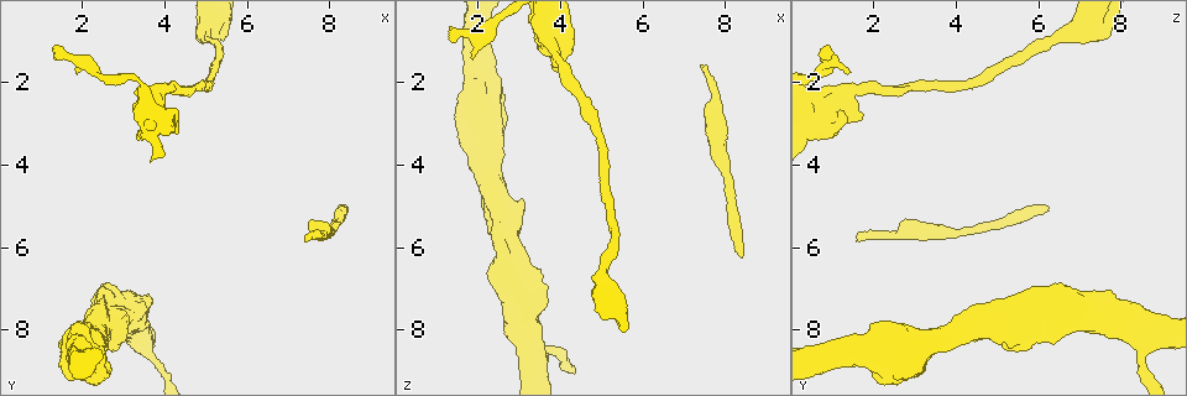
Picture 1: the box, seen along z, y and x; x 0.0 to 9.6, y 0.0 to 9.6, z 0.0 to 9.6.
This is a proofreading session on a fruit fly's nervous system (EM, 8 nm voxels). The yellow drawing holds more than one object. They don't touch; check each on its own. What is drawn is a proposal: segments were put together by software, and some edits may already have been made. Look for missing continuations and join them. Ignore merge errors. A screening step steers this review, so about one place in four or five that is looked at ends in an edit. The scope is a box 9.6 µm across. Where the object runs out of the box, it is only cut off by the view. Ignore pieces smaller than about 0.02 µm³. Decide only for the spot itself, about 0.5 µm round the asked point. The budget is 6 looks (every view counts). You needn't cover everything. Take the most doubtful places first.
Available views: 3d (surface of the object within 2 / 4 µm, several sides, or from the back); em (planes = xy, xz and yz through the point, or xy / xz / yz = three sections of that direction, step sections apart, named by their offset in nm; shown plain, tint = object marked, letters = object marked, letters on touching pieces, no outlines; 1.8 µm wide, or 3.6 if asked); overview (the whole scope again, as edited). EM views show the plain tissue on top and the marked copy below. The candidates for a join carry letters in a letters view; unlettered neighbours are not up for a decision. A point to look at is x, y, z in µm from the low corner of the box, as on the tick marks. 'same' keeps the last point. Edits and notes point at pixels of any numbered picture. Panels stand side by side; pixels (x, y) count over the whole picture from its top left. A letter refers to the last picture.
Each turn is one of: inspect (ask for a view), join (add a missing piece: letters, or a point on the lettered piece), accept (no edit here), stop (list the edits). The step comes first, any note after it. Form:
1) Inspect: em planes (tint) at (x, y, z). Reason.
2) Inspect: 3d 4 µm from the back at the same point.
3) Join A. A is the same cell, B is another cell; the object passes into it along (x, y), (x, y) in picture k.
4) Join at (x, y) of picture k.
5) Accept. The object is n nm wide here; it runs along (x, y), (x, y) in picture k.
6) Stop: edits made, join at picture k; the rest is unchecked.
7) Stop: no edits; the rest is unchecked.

Inspect: 3d 2 µm at (7.45, 5.85, 1.65). Free end.

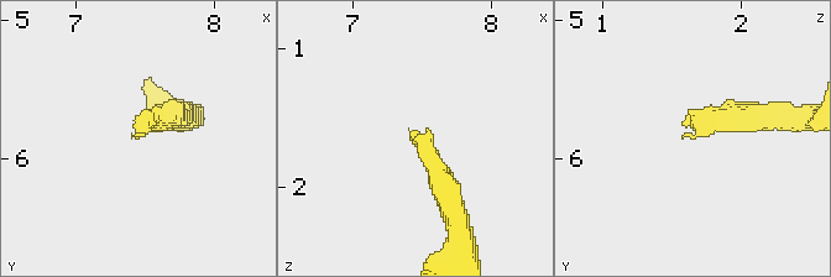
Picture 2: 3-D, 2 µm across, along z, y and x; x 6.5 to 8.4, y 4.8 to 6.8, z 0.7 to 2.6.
Inspect: em xz step 8 (letters) at (7.42, 5.82, 1.62). Shape alone is not enough.

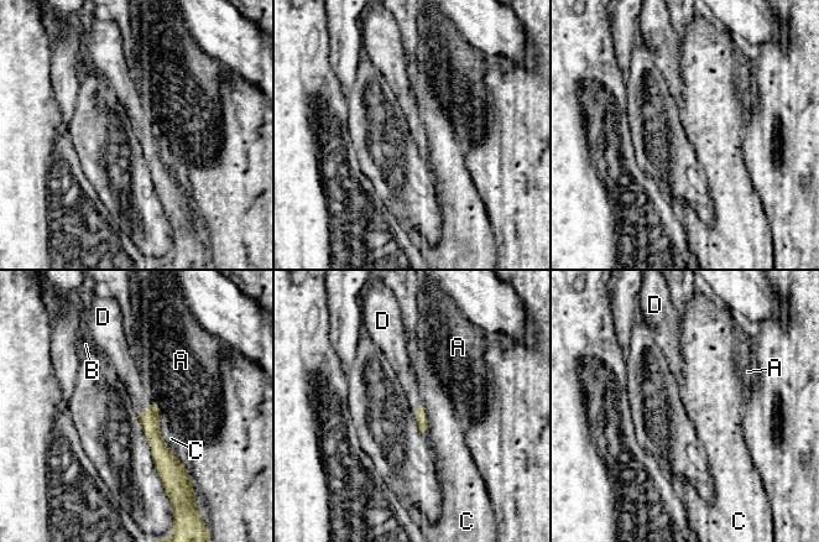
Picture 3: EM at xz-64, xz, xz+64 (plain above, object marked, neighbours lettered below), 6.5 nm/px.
Join D. The longest contact is with C, 550 nm; D is the same cell, A, B and C are other cells; the object passes into it along (150, 421), (145, 411), (134, 380) in picture 3; it goes on there.

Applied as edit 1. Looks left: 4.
Inspect: em planes (letters) at (1.35, 1.15, 0.90). Free end.

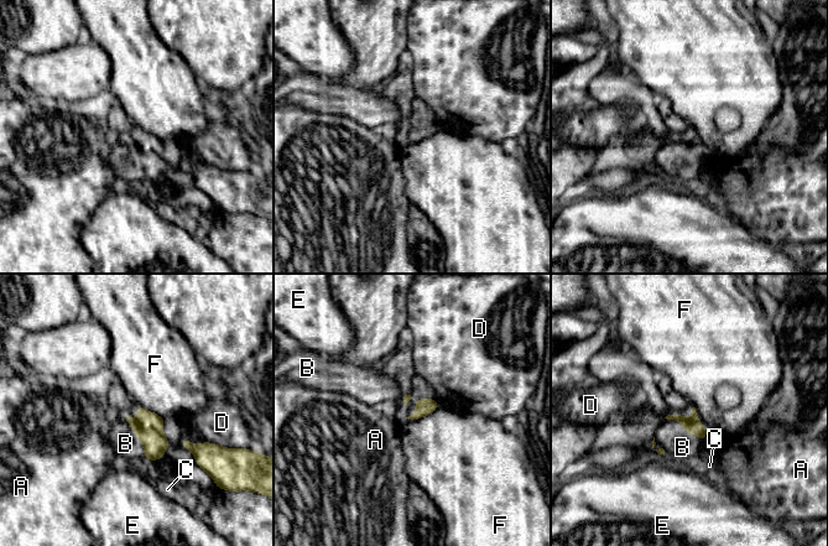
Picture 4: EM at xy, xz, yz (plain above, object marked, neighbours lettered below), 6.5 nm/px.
Join B. The object is 110 nm wide here; B is the same cell, A, C, D, E and F are other cells; the object passes into it along (692, 425), (685, 428), (682, 447) in picture 4; it goes on there.

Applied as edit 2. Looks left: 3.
Inspect: em yz step 4 (tint) at (3.40, 2.10, 0.95). Touches itself.

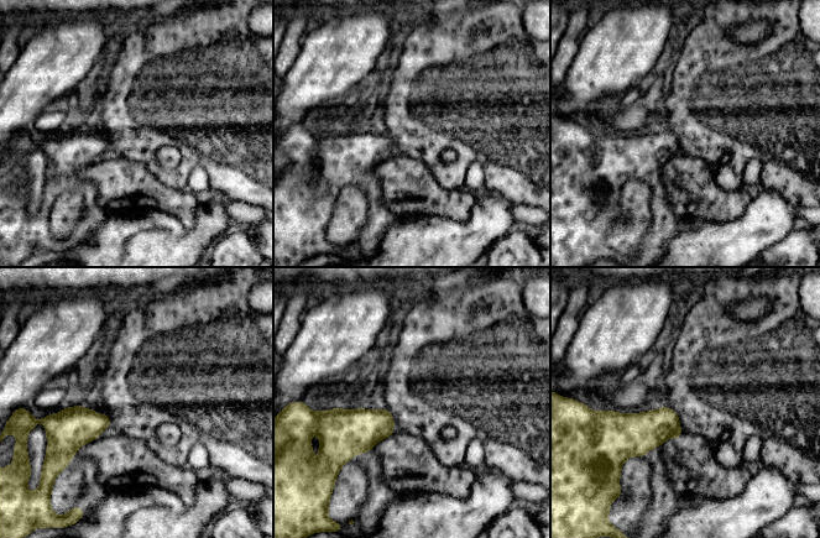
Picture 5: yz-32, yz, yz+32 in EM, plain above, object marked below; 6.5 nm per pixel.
Inspect: em planes (letters) at the same point. Another direction.

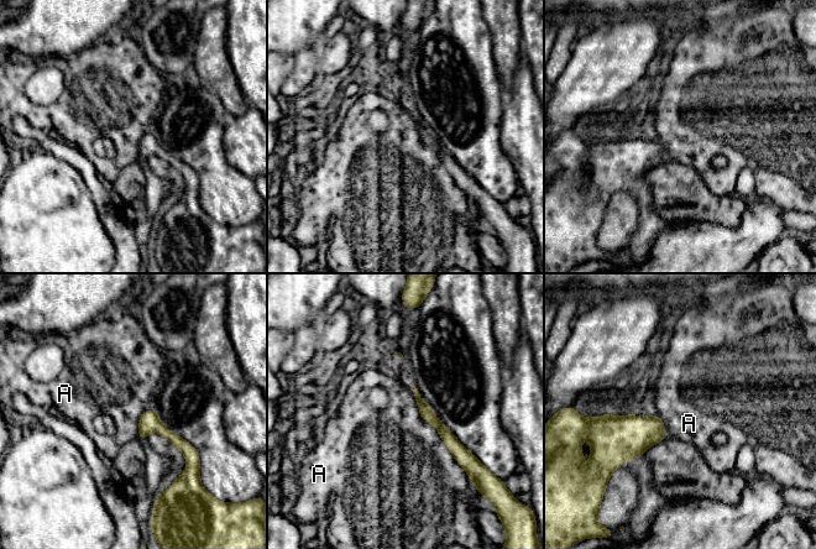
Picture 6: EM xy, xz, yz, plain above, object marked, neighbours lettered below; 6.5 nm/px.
Accept. The longest contact is with A, 160 nm; A is another cell; a border runs along (141, 414), (137, 438) in picture 6; no lettered piece goes on from it.

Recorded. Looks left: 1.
Stop: edits made, join at picture 3, join at picture 4; the rest is unchecked.

